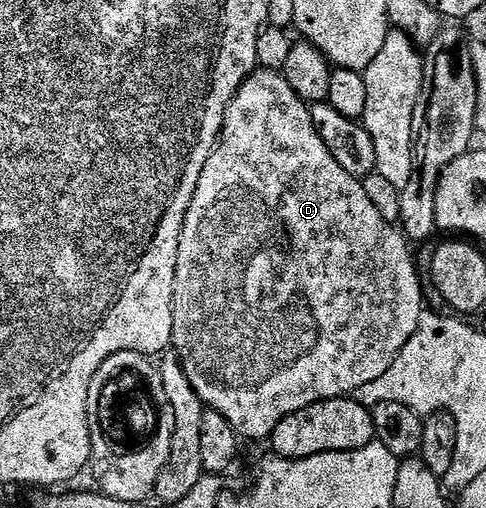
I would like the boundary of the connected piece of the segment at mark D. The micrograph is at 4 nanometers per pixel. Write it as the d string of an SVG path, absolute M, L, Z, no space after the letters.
M280 71L273 76L259 76L254 72L242 84L229 104L217 147L207 158L207 166L199 178L199 186L183 222L173 295L172 347L180 356L186 376L204 407L221 414L236 429L237 435L245 440L272 437L275 426L279 426L283 418L315 402L352 397L360 388L367 386L367 382L375 382L375 378L387 374L391 362L395 362L419 326L423 311L421 280L409 253L410 241L385 221L384 214L377 209L376 202L361 184L364 183L358 177L347 174L347 170L335 162L331 150L327 150L323 138L319 138L310 105L291 90Z

